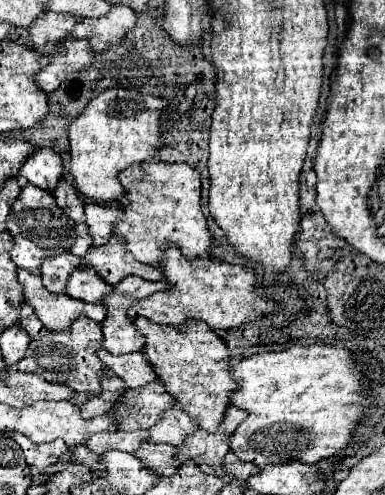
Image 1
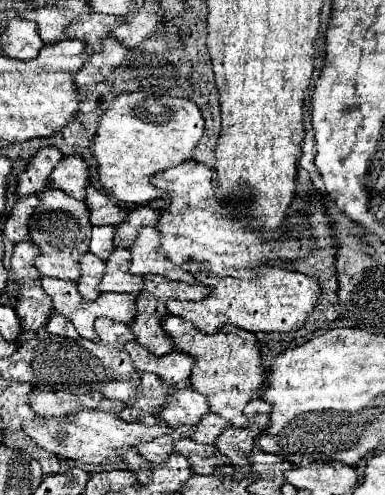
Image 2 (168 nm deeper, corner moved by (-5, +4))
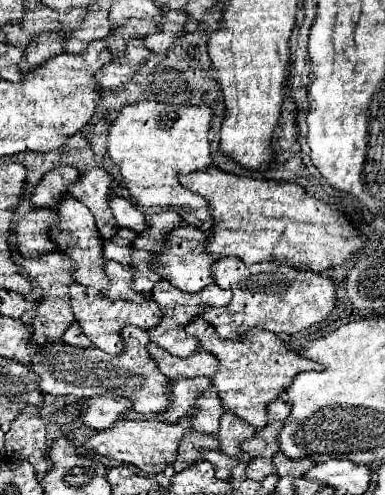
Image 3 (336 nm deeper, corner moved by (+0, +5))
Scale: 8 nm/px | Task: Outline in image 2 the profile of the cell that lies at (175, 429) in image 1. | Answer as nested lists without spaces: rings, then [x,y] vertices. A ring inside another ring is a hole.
[[[207,413],[207,415],[203,415],[203,419],[199,419],[199,421],[195,423],[195,431],[193,431],[191,439],[197,441],[197,443],[207,443],[207,445],[211,445],[211,443],[215,441],[215,437],[217,437],[223,429],[227,429],[227,427],[229,427],[229,423],[223,421],[223,419],[219,419],[219,415]]]

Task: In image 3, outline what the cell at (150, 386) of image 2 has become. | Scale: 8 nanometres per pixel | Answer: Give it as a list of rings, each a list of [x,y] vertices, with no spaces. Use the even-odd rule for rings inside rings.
[[[180,378],[172,384],[172,406],[164,412],[164,422],[178,422],[184,416],[196,412],[196,398],[212,390],[210,378]]]

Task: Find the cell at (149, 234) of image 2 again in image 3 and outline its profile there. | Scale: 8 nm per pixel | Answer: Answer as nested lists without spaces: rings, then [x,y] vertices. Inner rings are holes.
[[[178,226],[172,234],[170,240],[166,242],[166,248],[162,252],[158,252],[158,262],[156,268],[162,276],[166,276],[166,280],[170,280],[170,284],[178,286],[180,290],[186,292],[200,292],[202,288],[210,286],[212,280],[212,264],[220,258],[216,254],[210,254],[206,250],[206,240],[210,238],[208,230],[200,230],[196,226]]]

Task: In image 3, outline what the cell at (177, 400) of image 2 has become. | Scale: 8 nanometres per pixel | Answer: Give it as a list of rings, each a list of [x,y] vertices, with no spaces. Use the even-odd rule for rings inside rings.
[[[214,392],[202,394],[196,402],[196,408],[198,412],[192,416],[194,430],[204,432],[204,434],[216,434],[220,426],[220,416],[226,412],[220,396]]]

